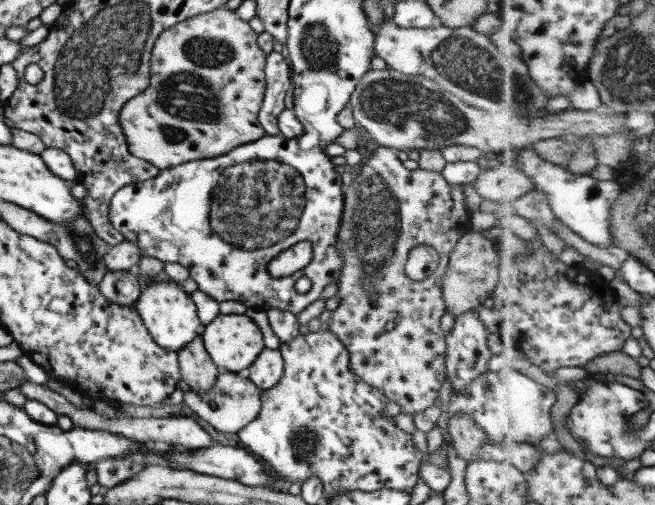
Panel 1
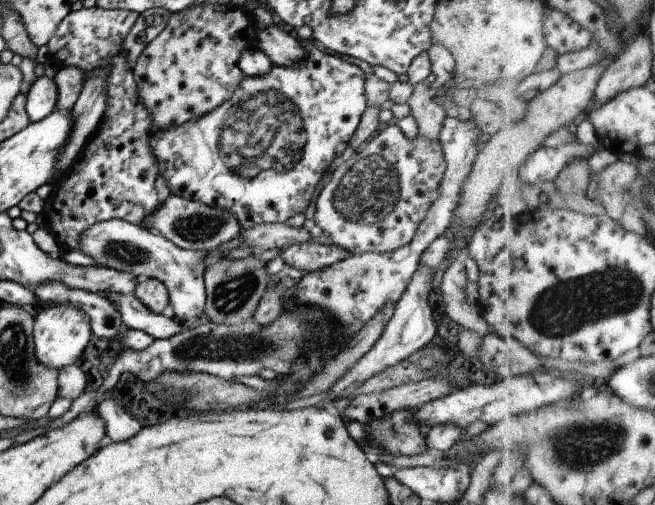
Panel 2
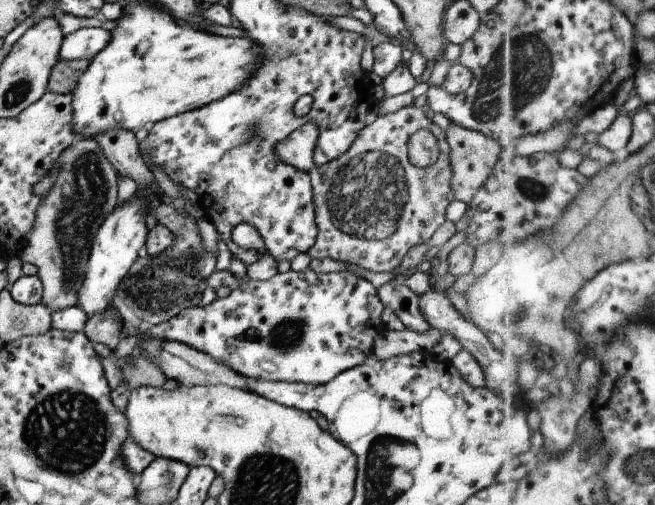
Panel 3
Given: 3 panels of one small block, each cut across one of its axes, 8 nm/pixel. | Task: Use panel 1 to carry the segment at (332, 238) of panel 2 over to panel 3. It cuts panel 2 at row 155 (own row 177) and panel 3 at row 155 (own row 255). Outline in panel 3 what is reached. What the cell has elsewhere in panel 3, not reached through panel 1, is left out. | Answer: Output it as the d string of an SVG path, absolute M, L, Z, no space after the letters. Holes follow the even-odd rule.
M413 104L393 113L378 115L372 124L366 125L358 133L350 148L342 156L324 166L314 165L308 172L313 188L317 224L316 244L309 250L309 256L312 259L332 258L356 264L370 272L392 272L398 269L410 248L428 242L432 234L444 224L448 205L455 199L450 186L452 168L445 130L438 127L421 108ZM420 129L431 130L439 144L440 156L436 164L428 168L418 168L410 164L408 158L408 139Z

